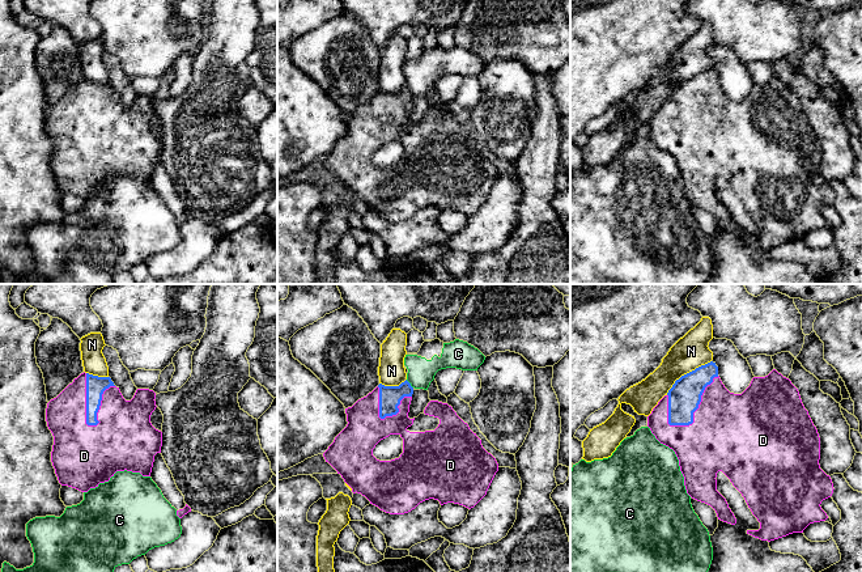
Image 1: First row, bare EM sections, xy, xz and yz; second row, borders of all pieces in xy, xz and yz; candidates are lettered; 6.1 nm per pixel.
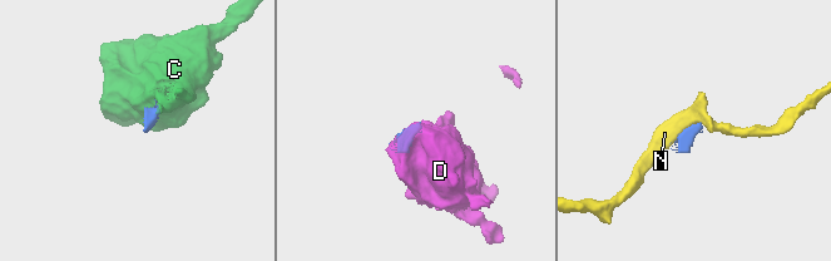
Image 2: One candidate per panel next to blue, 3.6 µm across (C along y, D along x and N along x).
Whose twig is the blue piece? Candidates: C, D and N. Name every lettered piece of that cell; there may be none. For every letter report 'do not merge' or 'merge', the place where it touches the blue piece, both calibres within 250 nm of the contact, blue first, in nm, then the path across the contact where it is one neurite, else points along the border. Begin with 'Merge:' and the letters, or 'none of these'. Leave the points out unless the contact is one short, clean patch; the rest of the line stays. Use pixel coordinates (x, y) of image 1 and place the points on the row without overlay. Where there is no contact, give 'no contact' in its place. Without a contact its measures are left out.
Merge: D
C: do not merge | xz (410, 90) | 140/170 nm | along xz (406, 87), (412, 94)
D: merge | xy (86, 110) | 120/280 nm
N: do not merge | yz (687, 80) | 200/200 nm | along yz (710, 67), (682, 81), (666, 101)

